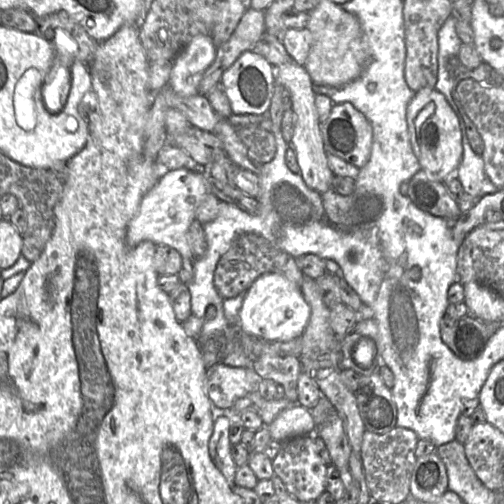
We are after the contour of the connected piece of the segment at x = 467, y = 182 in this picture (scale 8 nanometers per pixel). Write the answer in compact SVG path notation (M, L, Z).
M462 134L462 144L463 155L455 172L465 193L472 197L483 197L498 191L485 173L482 155L472 150L466 134Z

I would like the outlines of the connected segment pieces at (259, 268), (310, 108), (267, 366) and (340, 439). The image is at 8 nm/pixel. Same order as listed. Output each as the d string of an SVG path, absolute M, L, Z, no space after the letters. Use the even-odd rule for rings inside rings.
M243 233L234 239L229 250L220 258L214 272L214 285L223 299L233 298L247 292L259 276L269 272L282 274L298 287L304 277L293 256L275 247L263 236Z
M294 60L275 67L274 79L276 84L285 86L291 94L291 109L295 113L295 127L290 146L294 149L297 156L300 168L299 174L310 189L324 193L332 188L334 174L327 161L327 153L320 130L320 121L314 105L314 83L305 67Z
M264 354L254 360L252 369L260 379L273 380L282 386L285 399L298 404L297 384L301 365L297 357Z
M337 413L329 415L325 422L317 427L315 434L326 445L332 465L336 468L349 468L348 463L352 449L340 416Z

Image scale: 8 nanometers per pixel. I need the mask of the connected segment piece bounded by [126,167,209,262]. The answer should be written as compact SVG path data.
M179 168L163 173L156 184L142 198L138 212L130 221L126 243L130 248L143 241L156 245L167 245L176 249L183 258L194 261L187 233L196 219L195 211L209 192L208 180L202 168Z

